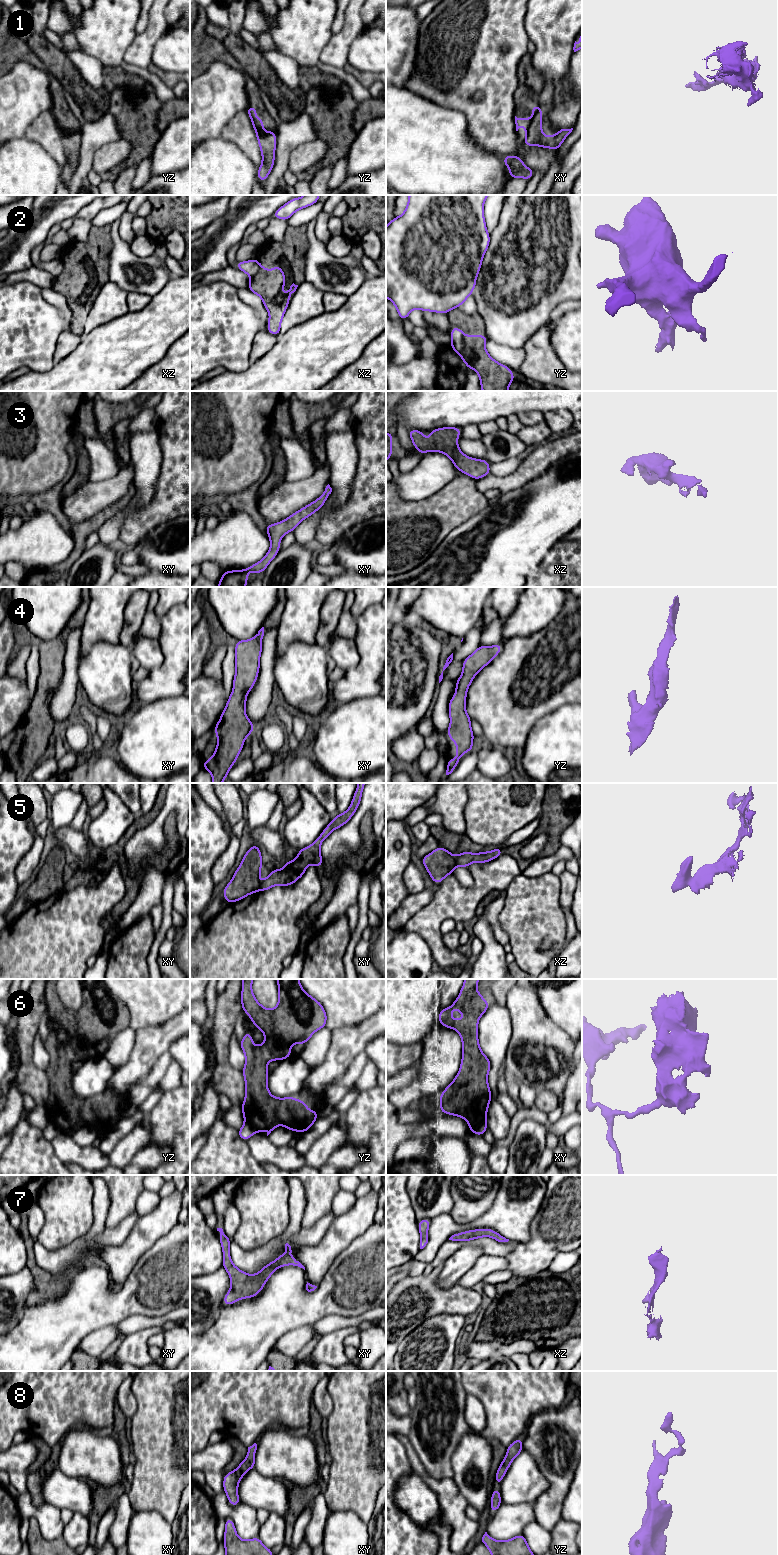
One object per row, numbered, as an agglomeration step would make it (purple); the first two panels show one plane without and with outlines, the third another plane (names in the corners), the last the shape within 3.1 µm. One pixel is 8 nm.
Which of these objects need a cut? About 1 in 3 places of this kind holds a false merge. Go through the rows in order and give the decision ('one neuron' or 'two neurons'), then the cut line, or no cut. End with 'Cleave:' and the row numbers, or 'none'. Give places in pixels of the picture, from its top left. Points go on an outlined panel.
1: two neurons; cut xy (532, 119), (532, 124), (525, 138)
2: two neurons; cut yz (464, 335), (463, 350), (459, 355)
3: one neuron; cut none
4: one neuron; cut none
5: two neurons; cut xz (454, 856), (457, 865)
6: two neurons; cut yz (245, 1120), (256, 1132)
7: one neuron; cut none
8: one neuron; cut none
Cleave: 1, 2, 5, 6

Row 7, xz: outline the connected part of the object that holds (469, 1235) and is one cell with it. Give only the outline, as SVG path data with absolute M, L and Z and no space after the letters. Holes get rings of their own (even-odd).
M485 1228L485 1229L474 1229L469 1231L464 1231L460 1233L456 1233L452 1235L449 1240L452 1241L459 1241L459 1242L465 1242L465 1241L471 1241L474 1239L479 1239L482 1237L490 1237L498 1242L508 1242L509 1239L506 1239L501 1234L496 1232L495 1230Z

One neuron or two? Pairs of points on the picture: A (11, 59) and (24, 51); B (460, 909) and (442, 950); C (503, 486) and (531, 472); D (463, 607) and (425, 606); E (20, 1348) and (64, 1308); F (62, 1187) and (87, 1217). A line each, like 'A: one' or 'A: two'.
A: one
B: one
C: one
D: one
E: one
F: one

